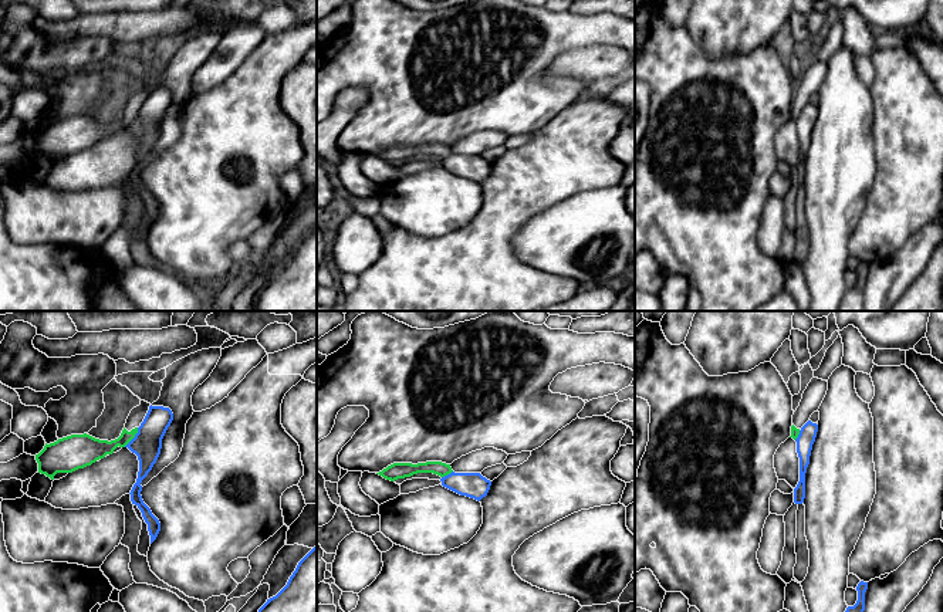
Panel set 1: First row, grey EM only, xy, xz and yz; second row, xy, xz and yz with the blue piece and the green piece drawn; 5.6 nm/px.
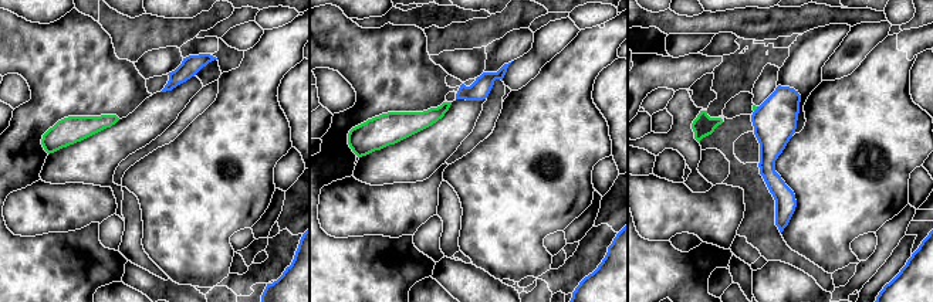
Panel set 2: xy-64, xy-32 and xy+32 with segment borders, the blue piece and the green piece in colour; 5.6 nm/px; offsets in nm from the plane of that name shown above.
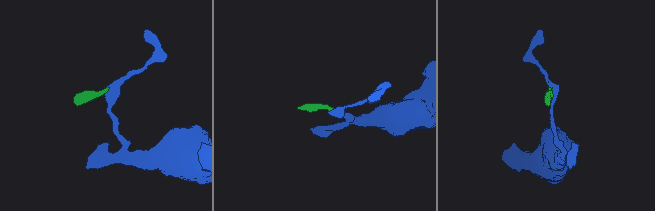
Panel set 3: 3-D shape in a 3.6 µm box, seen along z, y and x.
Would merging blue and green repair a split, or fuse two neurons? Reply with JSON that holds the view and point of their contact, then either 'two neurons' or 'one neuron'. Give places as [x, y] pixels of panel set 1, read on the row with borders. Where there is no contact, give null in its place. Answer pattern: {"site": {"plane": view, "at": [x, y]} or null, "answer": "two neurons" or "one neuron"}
{"site": {"plane": "xy", "at": [134, 438]}, "answer": "two neurons"}

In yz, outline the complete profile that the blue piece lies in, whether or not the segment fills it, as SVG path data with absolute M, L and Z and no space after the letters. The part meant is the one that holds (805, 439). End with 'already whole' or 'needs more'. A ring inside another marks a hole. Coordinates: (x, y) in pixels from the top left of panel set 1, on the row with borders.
M808 420L800 430L797 442L797 453L800 457L800 481L794 488L794 503L802 504L805 498L805 473L810 464L812 444L815 442L818 425Z | already whole

